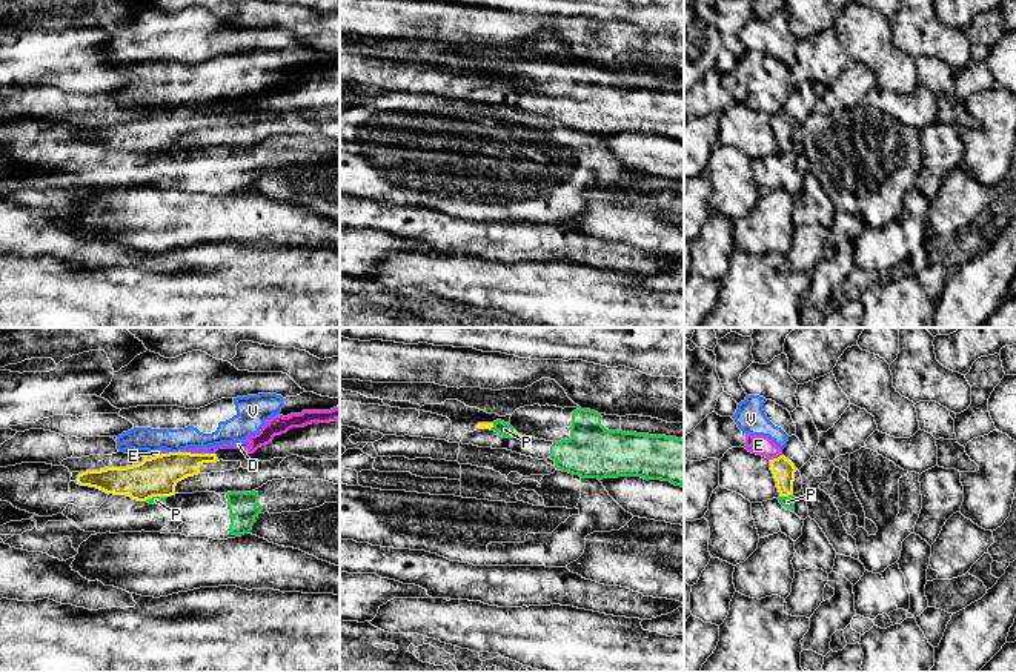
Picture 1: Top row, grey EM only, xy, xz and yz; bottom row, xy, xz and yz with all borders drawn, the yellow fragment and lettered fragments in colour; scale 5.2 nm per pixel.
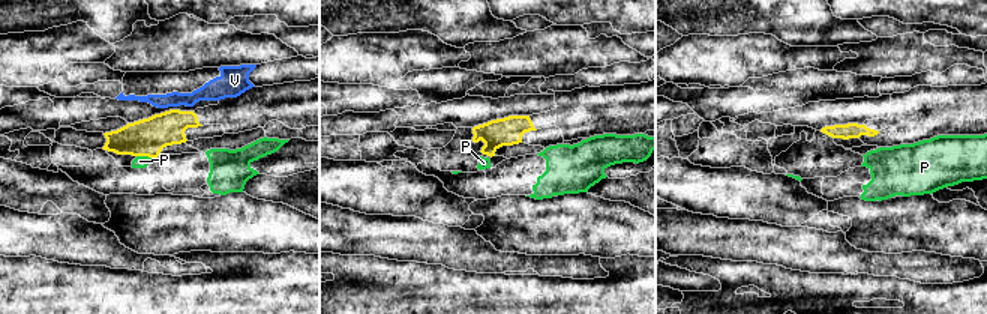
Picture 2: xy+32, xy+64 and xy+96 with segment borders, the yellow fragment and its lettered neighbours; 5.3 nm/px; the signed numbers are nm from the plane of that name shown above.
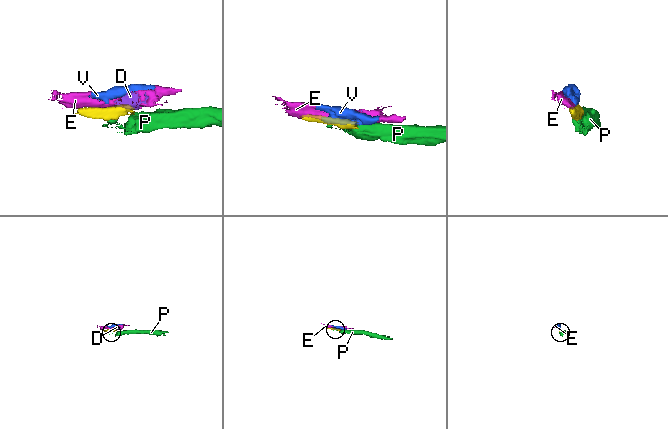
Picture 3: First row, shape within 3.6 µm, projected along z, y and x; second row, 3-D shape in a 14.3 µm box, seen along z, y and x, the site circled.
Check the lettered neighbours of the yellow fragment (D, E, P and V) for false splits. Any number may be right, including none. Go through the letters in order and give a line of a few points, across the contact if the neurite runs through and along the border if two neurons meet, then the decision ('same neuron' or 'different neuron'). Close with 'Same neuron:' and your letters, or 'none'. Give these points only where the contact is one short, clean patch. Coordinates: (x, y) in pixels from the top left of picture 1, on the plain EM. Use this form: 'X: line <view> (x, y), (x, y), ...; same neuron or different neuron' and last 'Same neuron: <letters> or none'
D: line xy (179, 106), (214, 109); different neuron
E: different neuron
P: line yz (792, 149), (780, 153); different neuron
V: line xy (179, 105), (171, 108); different neuron
Same neuron: none

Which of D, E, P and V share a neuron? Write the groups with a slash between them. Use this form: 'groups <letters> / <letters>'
groups D E V / P

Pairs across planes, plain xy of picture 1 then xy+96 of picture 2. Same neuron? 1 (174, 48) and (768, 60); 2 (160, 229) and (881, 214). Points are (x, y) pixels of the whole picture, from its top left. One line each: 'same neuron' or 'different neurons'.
1: different neurons
2: same neuron

